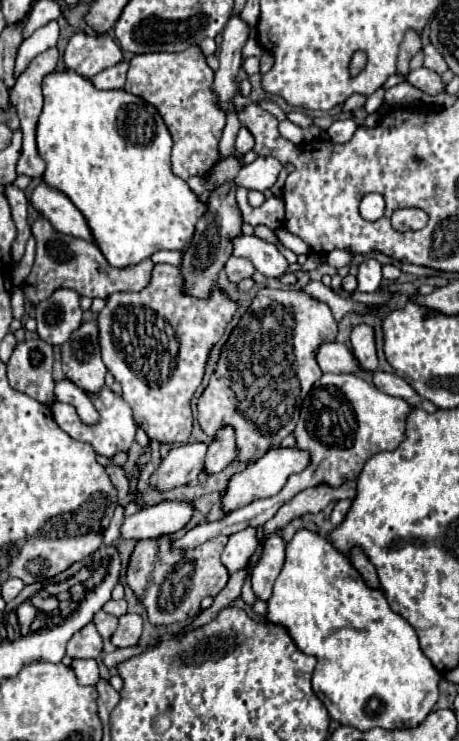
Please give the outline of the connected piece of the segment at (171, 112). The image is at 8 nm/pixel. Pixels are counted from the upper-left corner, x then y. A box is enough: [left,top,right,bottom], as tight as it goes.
[125,46,225,180]

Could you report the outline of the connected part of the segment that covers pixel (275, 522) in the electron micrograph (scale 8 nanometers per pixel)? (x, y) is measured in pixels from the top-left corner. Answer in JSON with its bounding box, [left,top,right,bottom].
[265,480,355,538]

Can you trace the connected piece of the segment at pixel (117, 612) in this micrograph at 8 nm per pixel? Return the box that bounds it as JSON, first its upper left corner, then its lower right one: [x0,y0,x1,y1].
[103,600,127,616]

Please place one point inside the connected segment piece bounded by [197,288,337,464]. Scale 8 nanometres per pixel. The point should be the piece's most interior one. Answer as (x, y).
(264, 372)

